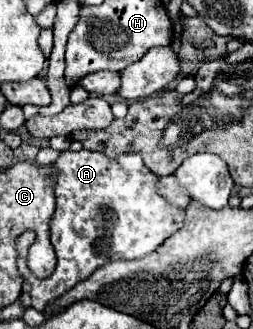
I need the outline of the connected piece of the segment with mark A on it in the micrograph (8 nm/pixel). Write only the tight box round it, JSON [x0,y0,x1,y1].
[18,151,184,313]

